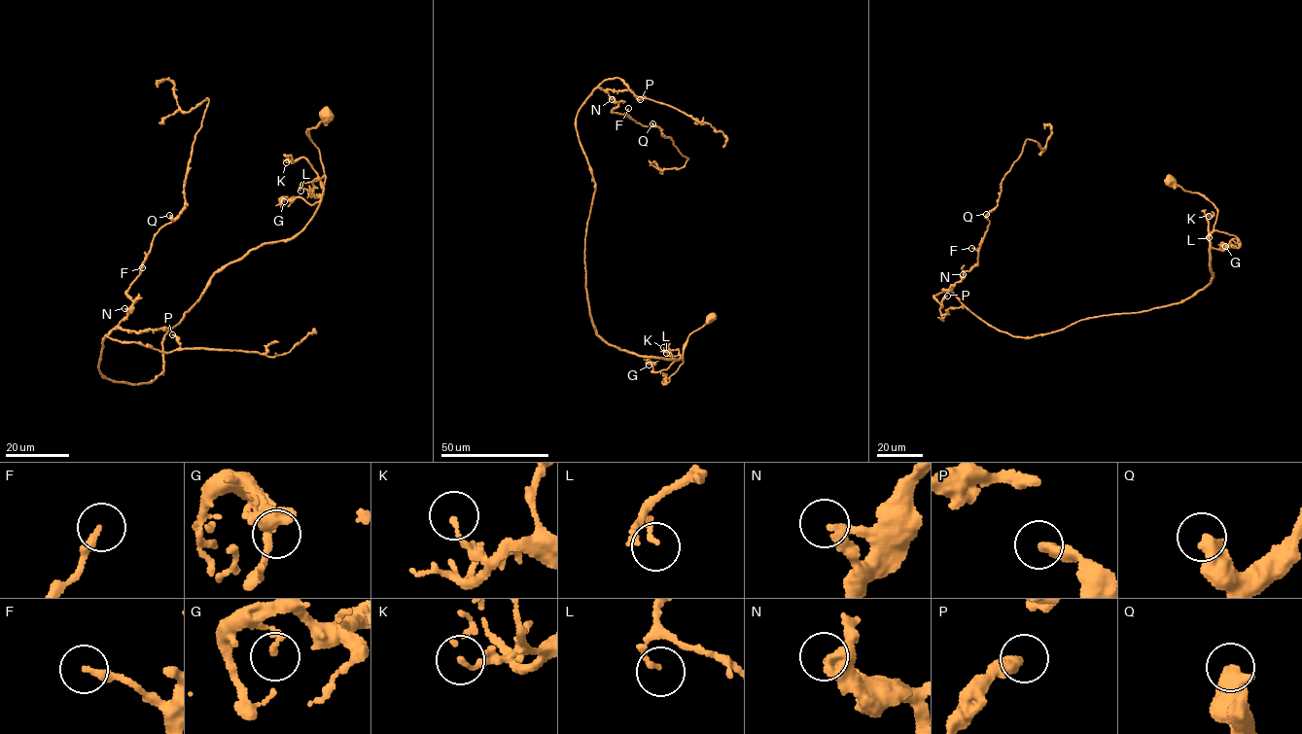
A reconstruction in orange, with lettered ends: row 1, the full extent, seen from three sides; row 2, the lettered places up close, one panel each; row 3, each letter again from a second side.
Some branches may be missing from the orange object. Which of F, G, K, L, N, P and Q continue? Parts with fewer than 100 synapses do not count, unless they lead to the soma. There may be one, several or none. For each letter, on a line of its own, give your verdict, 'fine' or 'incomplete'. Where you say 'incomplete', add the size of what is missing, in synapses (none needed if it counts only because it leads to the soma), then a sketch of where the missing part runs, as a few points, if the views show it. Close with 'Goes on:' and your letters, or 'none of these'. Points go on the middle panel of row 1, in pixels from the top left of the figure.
F: fine
G: fine
K: fine
L: fine
N: fine
P: fine
Q: fine
Goes on: none of these

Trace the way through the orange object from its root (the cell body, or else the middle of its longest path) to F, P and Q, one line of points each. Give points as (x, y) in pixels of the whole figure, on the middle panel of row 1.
F: (711, 318), (683, 363), (597, 333), (595, 182), (575, 122), (596, 87), (628, 108)
P: (711, 318), (683, 363), (620, 351), (592, 322), (595, 184), (577, 115), (607, 80), (640, 99)
Q: (711, 318), (683, 363), (620, 351), (592, 322), (595, 184), (578, 112), (599, 87), (614, 112), (652, 123)

